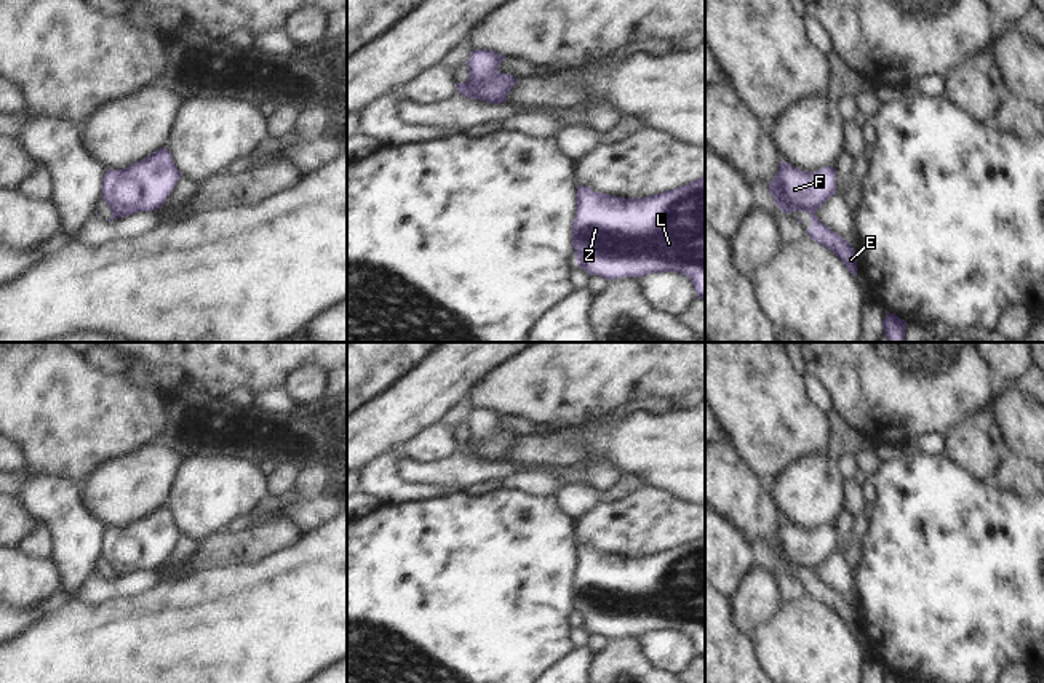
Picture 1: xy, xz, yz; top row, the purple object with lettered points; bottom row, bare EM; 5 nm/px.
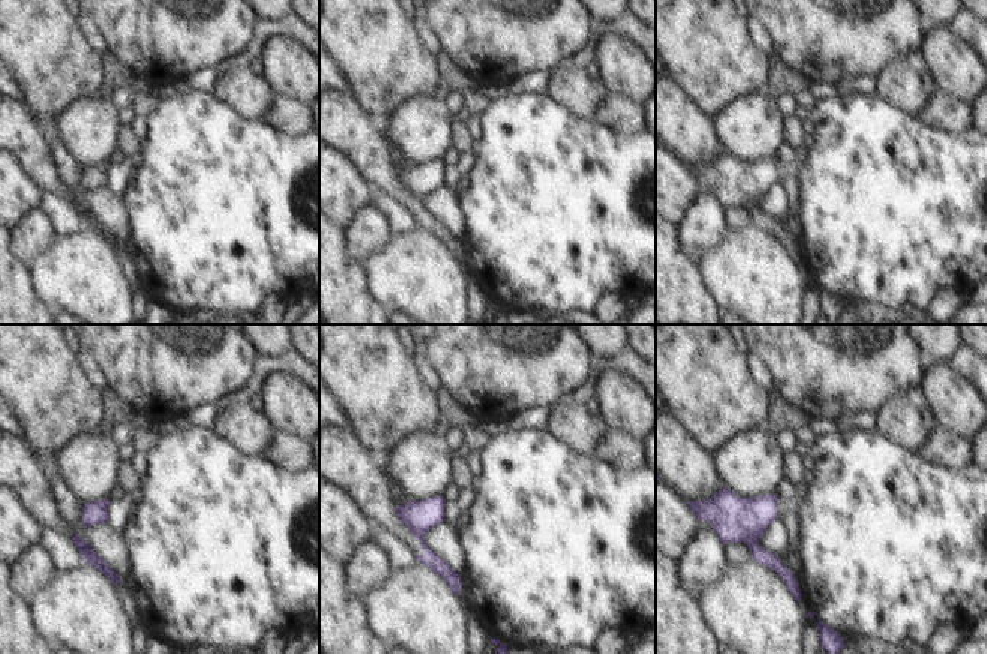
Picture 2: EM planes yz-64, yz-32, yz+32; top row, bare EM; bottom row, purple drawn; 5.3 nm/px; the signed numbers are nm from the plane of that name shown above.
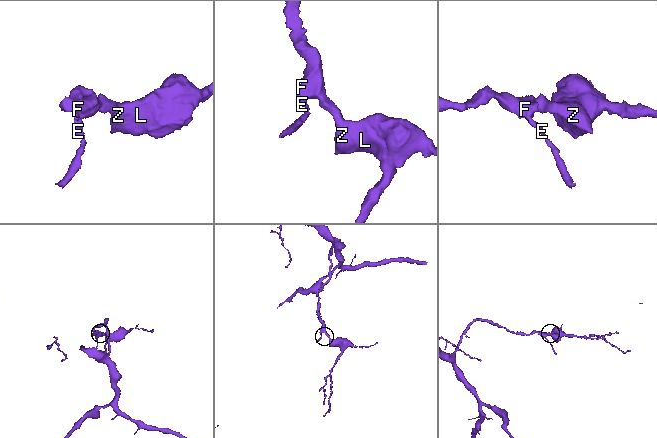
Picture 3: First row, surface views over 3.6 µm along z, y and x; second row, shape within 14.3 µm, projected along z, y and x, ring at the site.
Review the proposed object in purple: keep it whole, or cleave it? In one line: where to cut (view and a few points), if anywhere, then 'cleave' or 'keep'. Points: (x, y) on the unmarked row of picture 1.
cut yz (798, 567), (806, 567), (814, 573); cleave

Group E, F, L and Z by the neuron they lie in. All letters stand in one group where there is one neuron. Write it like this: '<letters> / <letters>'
E / F L Z

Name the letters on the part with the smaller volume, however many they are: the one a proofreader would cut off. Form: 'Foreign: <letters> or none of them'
Foreign: E.

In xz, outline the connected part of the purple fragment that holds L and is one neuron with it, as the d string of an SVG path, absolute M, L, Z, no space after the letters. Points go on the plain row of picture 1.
M705 534L644 557L620 557L577 544L572 579L576 621L606 638L679 630L691 637L697 657L705 657Z

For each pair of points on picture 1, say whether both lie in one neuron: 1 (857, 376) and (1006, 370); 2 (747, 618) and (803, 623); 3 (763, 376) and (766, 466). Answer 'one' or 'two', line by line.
1: two
2: two
3: one

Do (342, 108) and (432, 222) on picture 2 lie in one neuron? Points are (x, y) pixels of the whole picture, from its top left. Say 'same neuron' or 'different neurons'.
same neuron

